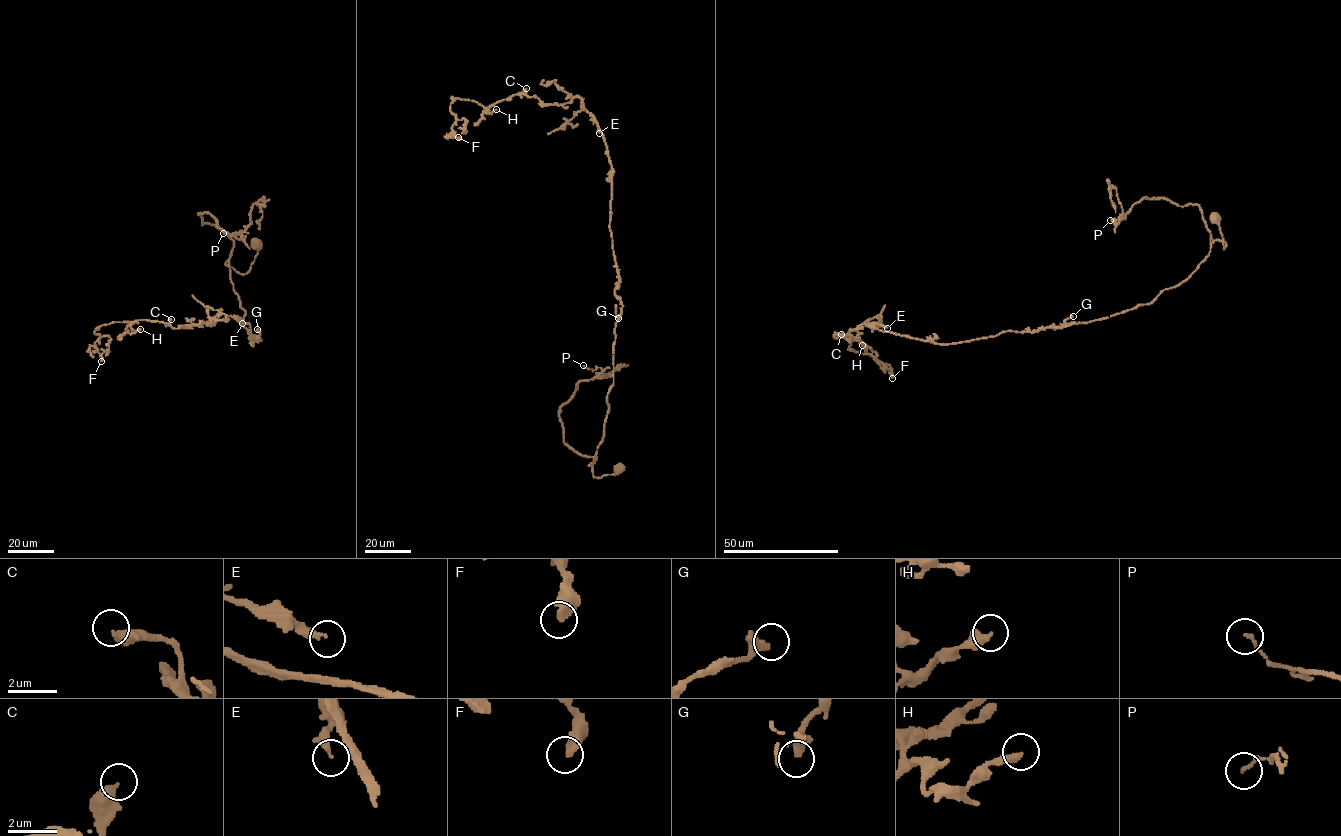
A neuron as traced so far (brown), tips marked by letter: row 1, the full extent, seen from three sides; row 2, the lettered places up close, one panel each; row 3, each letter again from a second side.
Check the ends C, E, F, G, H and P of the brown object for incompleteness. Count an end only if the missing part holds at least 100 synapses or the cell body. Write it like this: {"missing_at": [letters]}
{"missing_at": []}

